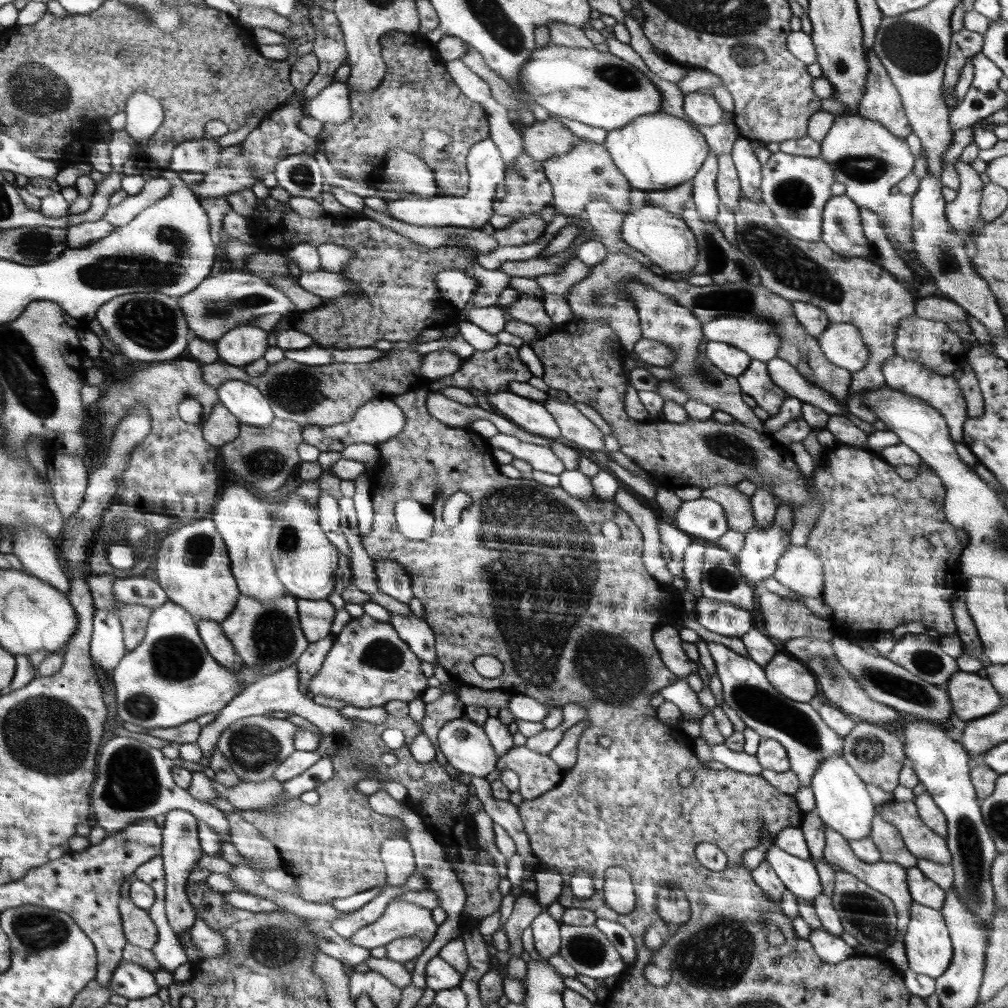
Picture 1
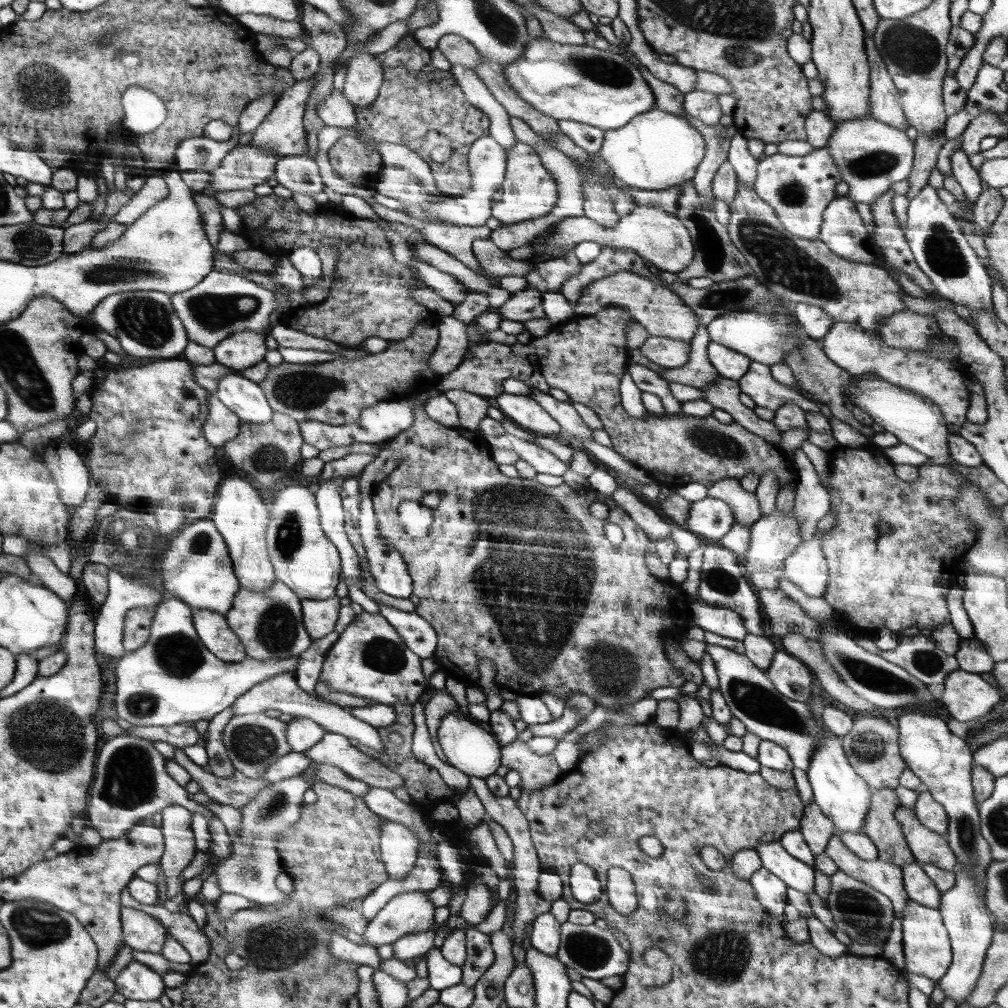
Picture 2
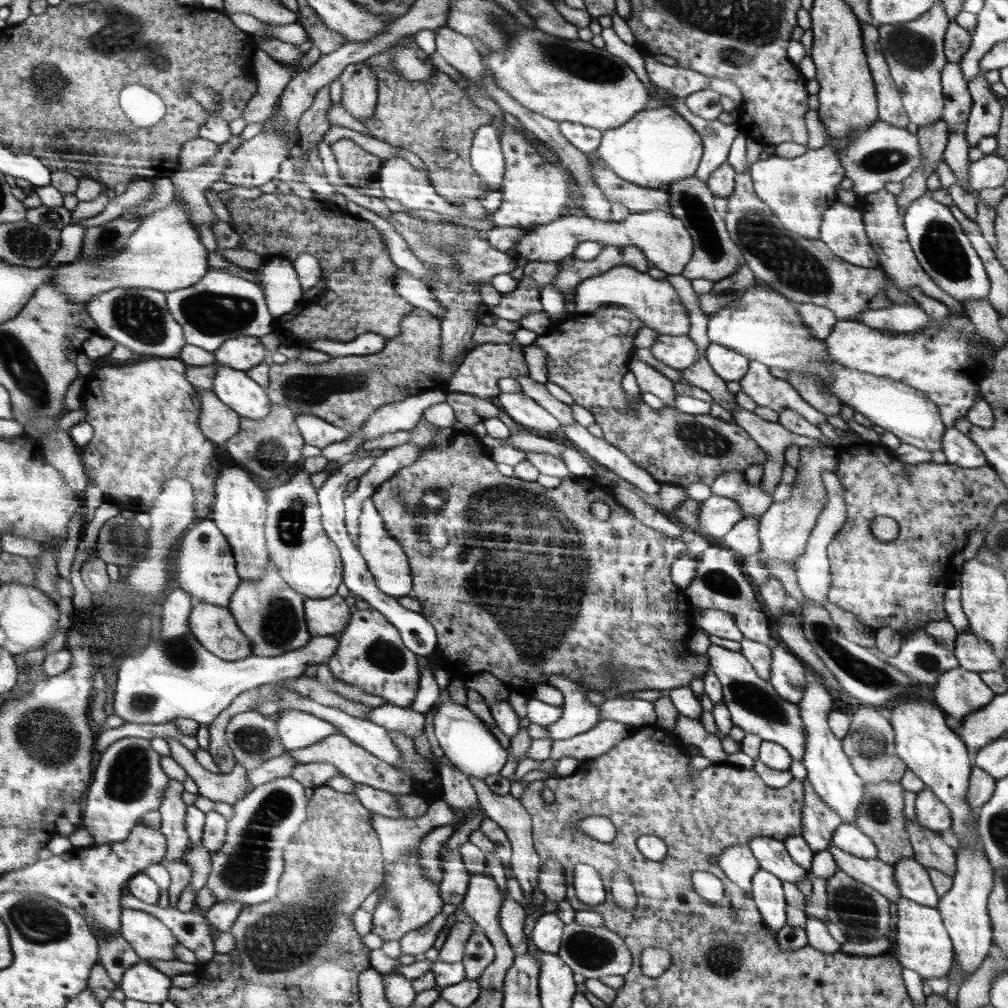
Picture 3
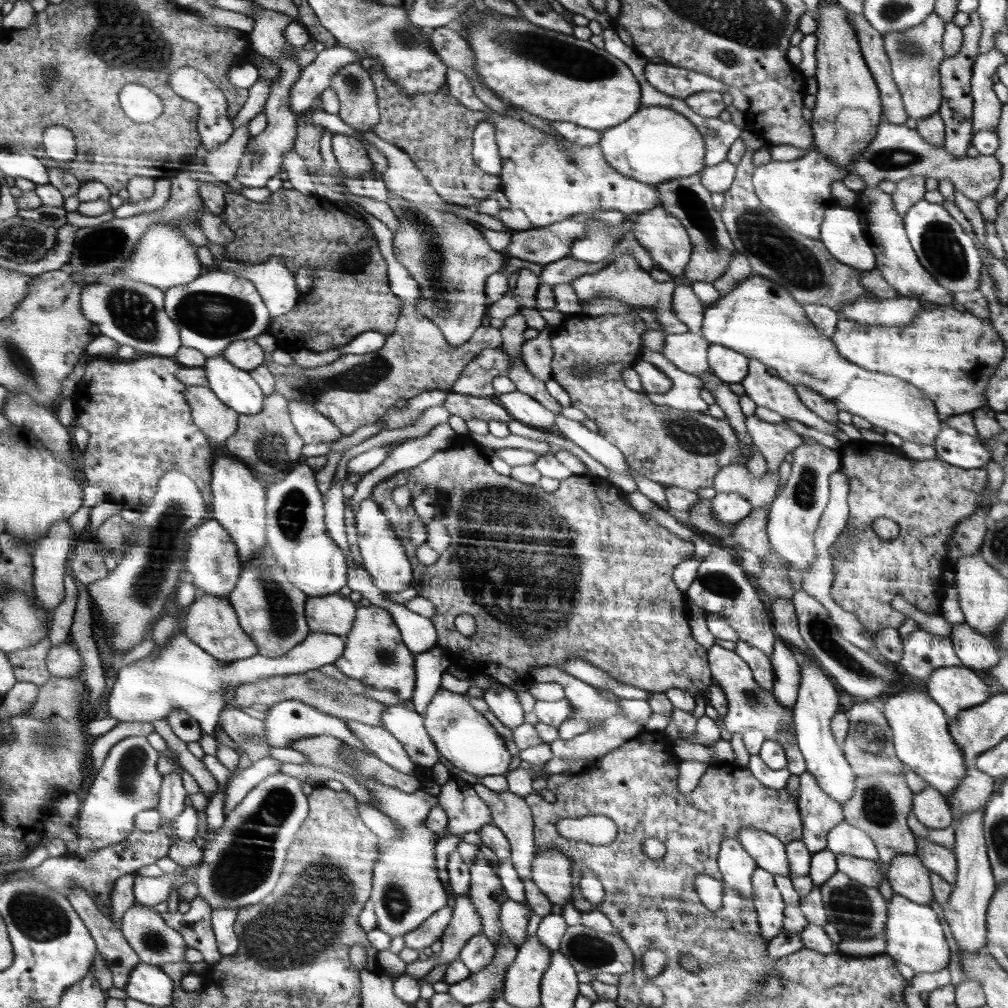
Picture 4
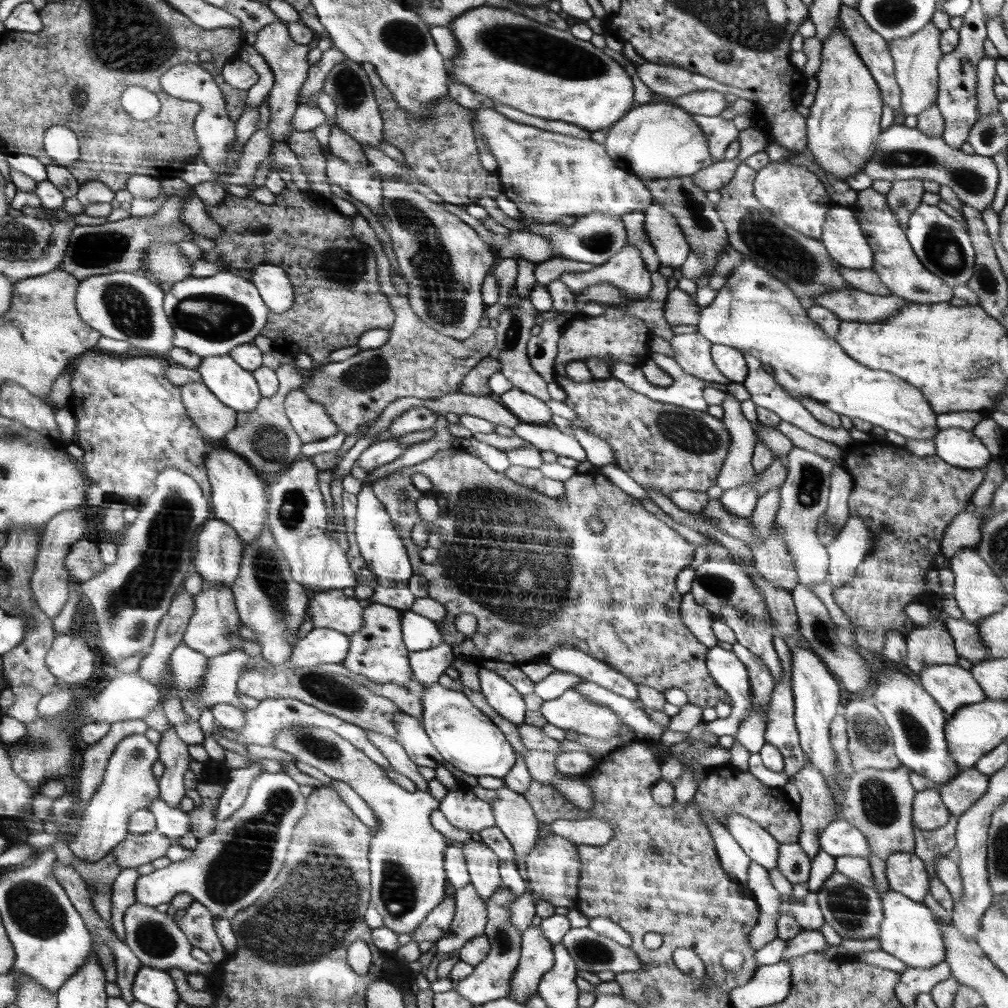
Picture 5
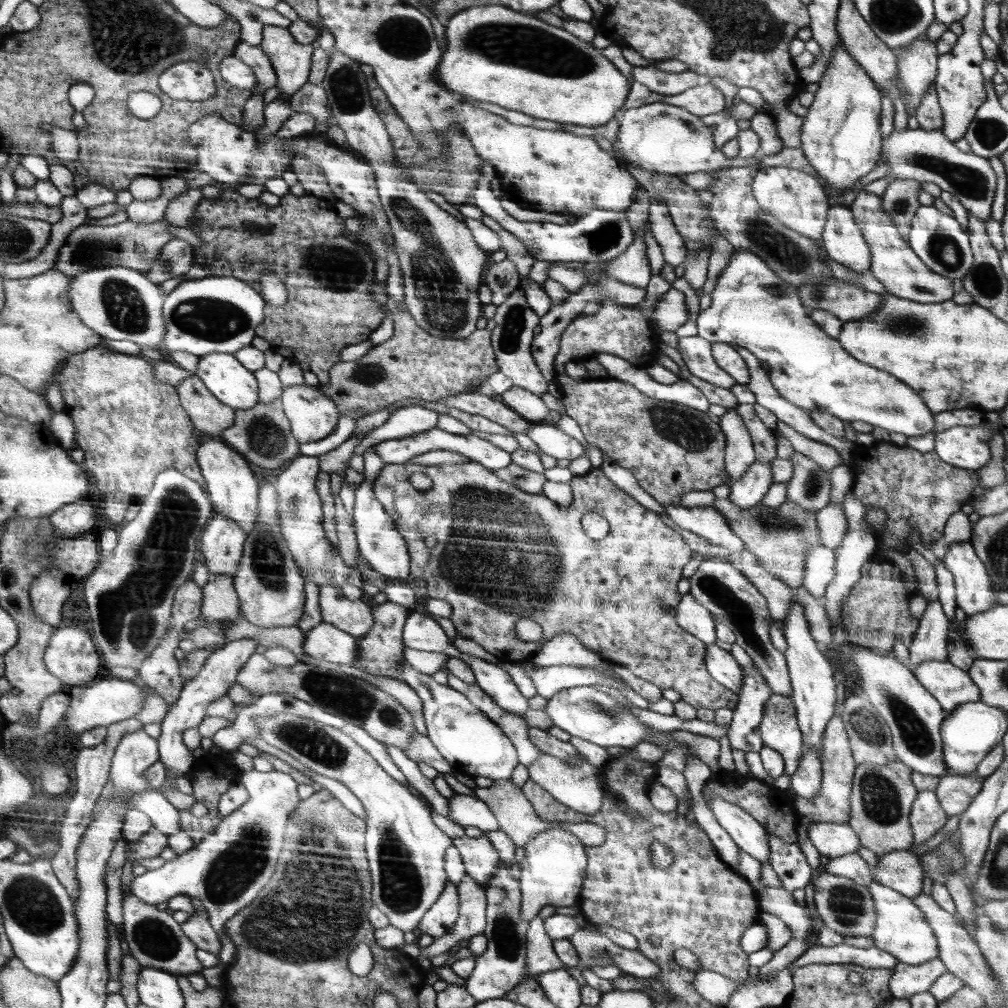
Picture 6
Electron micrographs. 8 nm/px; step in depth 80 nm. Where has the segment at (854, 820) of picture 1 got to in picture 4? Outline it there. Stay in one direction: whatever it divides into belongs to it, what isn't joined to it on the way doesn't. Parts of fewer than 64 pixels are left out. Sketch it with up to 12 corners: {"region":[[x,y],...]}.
{"region":[[798,656],[795,743],[820,790],[844,808],[857,778],[831,731],[833,680]]}

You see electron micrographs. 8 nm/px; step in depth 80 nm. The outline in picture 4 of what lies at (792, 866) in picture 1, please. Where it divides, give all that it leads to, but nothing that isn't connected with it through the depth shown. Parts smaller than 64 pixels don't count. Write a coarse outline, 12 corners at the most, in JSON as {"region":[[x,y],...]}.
{"region":[[762,830],[737,840],[758,867],[792,878],[786,846]]}

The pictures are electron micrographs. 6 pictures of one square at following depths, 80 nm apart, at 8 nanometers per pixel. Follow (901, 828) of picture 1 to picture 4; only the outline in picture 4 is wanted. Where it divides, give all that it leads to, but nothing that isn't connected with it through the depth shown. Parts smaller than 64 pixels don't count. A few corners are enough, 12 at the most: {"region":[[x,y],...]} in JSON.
{"region":[[916,837],[916,856],[931,872],[953,885],[958,879],[955,854]]}

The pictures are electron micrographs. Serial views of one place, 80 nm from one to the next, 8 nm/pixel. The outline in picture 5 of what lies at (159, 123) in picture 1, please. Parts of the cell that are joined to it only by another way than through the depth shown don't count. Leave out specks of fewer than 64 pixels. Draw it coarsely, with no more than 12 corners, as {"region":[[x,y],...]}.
{"region":[[139,85],[126,90],[123,105],[150,121],[164,112],[160,95]]}

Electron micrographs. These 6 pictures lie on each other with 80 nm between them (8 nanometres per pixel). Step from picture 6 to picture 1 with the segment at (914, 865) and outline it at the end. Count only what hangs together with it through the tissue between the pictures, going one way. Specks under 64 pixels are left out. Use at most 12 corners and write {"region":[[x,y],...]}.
{"region":[[918,867],[907,868],[917,904],[942,910],[948,892]]}

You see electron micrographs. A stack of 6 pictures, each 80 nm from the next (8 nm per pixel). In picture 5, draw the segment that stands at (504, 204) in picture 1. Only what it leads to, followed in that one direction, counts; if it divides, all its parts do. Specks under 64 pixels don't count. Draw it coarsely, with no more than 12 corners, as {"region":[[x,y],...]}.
{"region":[[491,108],[474,130],[517,223],[655,202],[603,144]]}

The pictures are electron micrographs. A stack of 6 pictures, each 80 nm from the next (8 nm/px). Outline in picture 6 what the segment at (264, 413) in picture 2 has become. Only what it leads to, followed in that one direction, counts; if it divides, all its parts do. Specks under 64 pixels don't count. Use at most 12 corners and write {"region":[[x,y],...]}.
{"region":[[233,354],[200,357],[195,375],[224,404],[259,403],[255,371]]}

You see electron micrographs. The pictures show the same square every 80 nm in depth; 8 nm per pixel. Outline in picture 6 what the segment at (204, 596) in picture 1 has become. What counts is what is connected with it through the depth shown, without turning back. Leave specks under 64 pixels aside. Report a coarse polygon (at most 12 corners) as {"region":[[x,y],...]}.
{"region":[[216,513],[200,537],[212,576],[239,571],[247,532]]}

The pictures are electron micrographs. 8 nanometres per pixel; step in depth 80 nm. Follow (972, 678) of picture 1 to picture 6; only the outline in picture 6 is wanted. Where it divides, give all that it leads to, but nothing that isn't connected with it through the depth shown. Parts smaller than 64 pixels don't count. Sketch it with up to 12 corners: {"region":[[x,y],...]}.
{"region":[[948,660],[924,661],[920,684],[946,714],[980,701],[968,672]]}

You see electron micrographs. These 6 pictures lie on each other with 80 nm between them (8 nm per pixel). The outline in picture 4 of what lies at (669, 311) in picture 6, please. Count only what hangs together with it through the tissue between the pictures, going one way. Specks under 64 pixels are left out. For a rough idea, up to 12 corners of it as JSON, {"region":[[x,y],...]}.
{"region":[[678,281],[672,305],[688,332],[702,333],[706,306]]}

